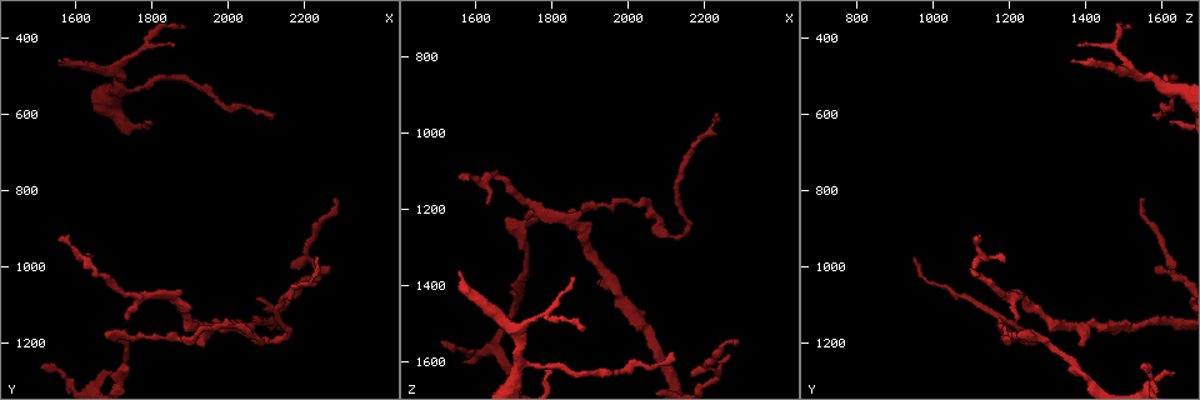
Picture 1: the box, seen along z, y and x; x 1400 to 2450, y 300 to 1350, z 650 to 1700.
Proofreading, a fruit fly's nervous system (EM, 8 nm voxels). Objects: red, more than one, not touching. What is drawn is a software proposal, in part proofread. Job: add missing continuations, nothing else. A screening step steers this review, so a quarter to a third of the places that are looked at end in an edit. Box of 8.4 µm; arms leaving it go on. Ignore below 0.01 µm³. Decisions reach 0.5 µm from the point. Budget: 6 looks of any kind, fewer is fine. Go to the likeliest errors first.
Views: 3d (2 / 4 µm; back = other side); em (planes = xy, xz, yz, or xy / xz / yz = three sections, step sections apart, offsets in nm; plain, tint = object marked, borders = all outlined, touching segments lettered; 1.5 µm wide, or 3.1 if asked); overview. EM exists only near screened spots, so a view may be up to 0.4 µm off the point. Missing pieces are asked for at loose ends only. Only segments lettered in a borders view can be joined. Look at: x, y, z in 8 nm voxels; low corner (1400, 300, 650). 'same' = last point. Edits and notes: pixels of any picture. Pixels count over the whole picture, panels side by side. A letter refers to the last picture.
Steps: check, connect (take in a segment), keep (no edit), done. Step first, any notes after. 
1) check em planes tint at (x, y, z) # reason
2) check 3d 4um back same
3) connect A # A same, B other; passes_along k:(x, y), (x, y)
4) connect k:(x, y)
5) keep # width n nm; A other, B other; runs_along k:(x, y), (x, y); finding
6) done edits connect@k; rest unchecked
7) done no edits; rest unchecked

check 3d 4um at (2240, 975, 955) # long arm stops here

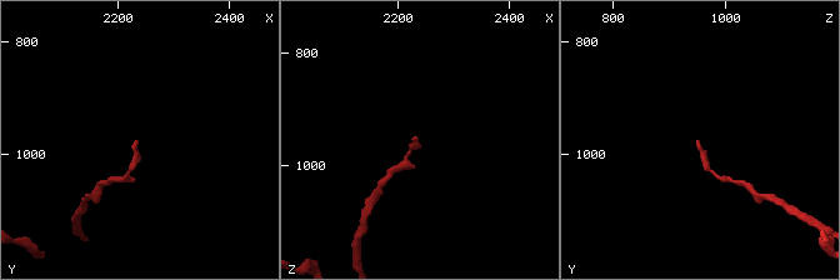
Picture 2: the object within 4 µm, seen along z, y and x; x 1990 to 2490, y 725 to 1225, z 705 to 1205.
check em xy step 8 tint at (2240, 975, 955) # shape alone is not enough

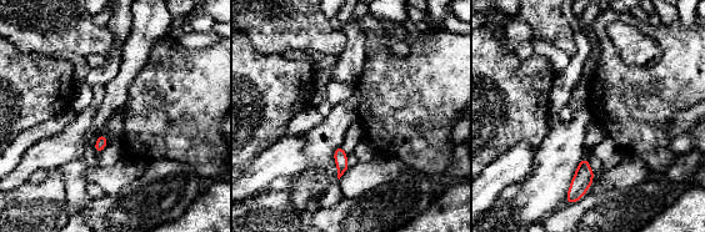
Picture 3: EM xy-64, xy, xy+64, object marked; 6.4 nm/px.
check em xy step 8 borders same # what lies round it

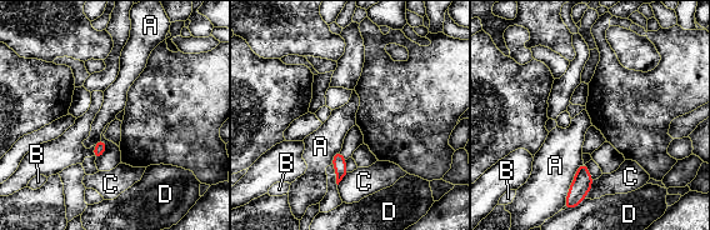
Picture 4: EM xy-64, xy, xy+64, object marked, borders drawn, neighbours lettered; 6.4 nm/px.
keep # A other, B other, C other, D other; border 4:(583, 161), (564, 205); none of them fits

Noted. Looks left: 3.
check em yz step 8 borders at (1510, 1255, 1545)

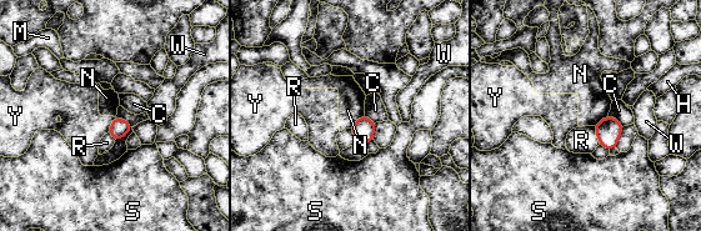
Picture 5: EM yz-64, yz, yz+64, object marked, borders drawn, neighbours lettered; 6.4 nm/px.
keep # width 120 nm; C other, H other, M other, N other, R other, S other, W other, Y other; border 5:(116, 116), (126, 120), (133, 126); none of them fits

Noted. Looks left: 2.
check 3d 2um at (1880, 380, 1510) # thin end

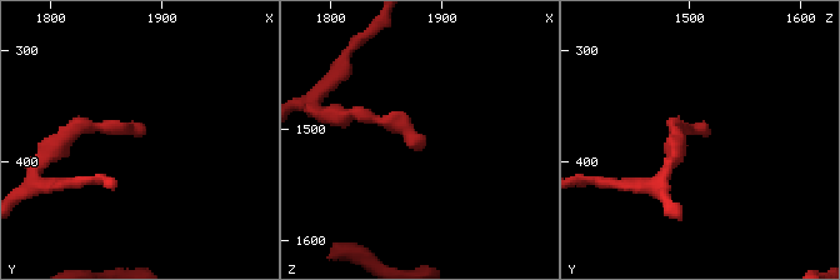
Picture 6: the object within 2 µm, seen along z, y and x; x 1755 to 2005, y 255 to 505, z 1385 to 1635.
check em planes borders at (1882, 374, 1518)

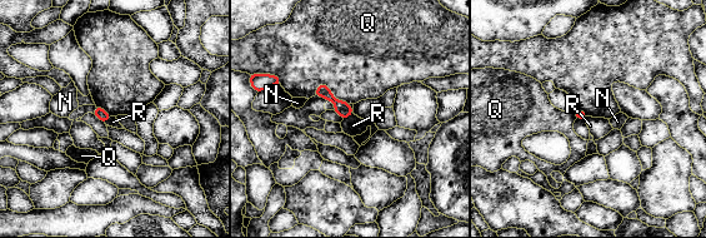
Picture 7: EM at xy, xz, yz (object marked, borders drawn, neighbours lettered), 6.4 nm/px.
keep # N other, Q other, R other; border 7:(352, 113), (343, 120); none of them fits

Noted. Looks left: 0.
done no edits; rest unchecked

